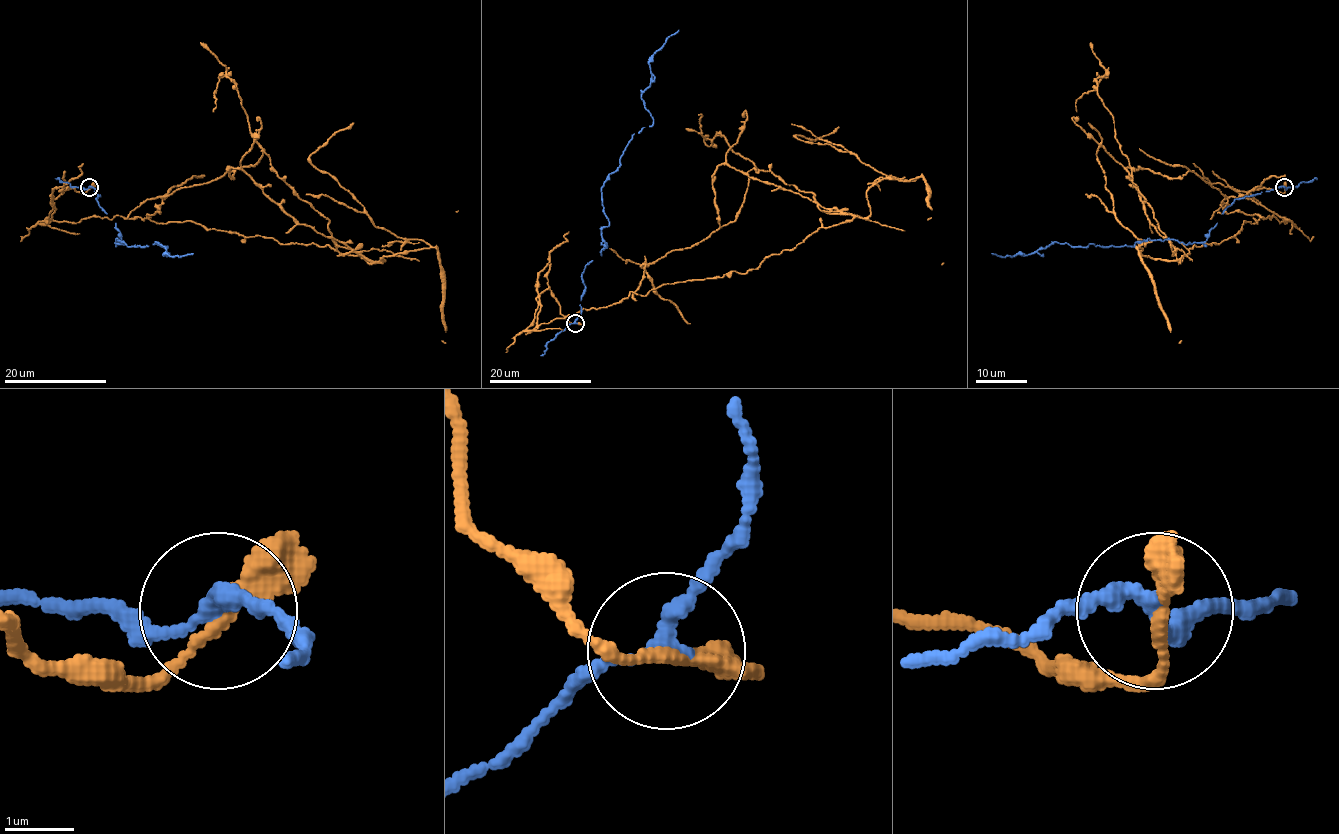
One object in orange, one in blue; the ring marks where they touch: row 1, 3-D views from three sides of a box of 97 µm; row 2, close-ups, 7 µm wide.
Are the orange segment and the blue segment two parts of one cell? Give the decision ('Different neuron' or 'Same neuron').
Different neuron

